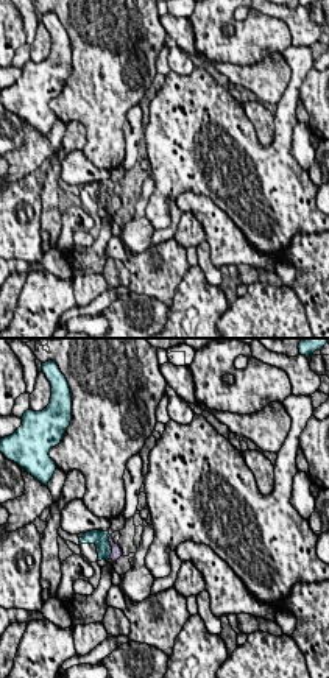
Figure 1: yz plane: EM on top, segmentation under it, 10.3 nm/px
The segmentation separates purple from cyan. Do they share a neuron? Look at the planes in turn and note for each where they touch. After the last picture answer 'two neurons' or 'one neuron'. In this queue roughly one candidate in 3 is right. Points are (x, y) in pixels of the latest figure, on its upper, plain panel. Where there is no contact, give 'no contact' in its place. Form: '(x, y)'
(111, 197)

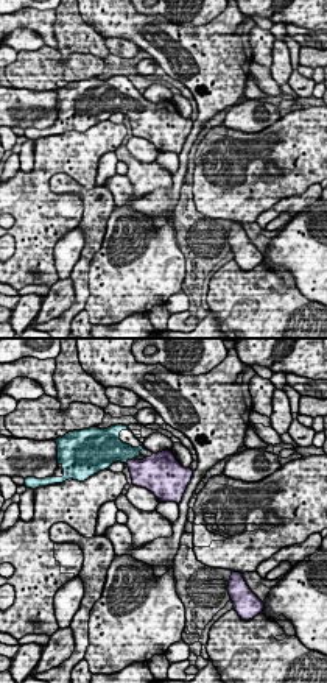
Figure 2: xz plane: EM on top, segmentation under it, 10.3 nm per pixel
(128, 111)

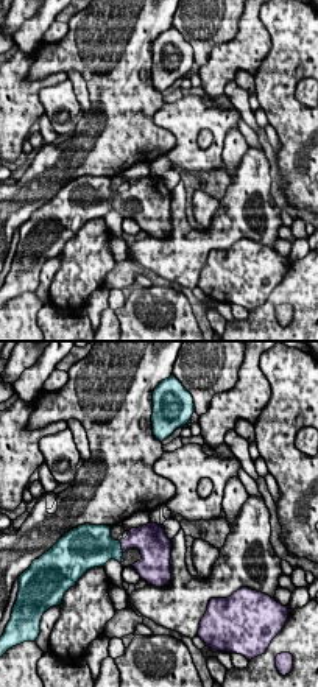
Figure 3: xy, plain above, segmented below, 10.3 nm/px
(122, 200)

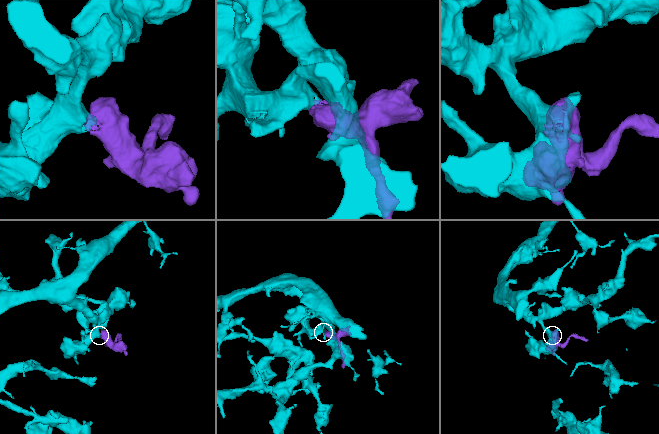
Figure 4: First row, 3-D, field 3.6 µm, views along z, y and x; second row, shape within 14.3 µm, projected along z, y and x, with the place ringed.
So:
one neuron

